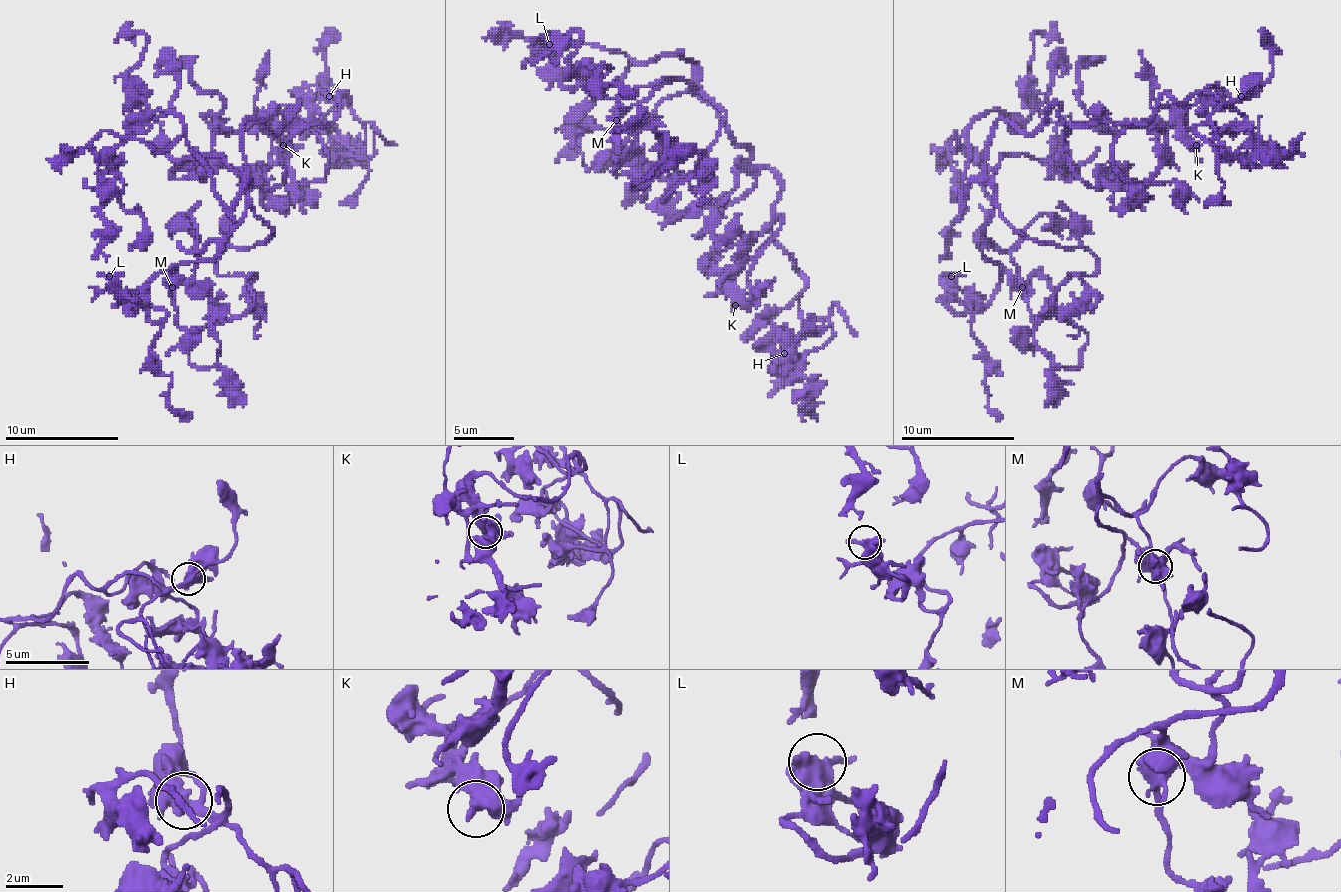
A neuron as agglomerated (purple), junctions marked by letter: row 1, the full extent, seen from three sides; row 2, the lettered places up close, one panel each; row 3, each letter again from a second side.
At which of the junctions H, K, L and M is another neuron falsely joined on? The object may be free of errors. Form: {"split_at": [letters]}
{"split_at": []}

